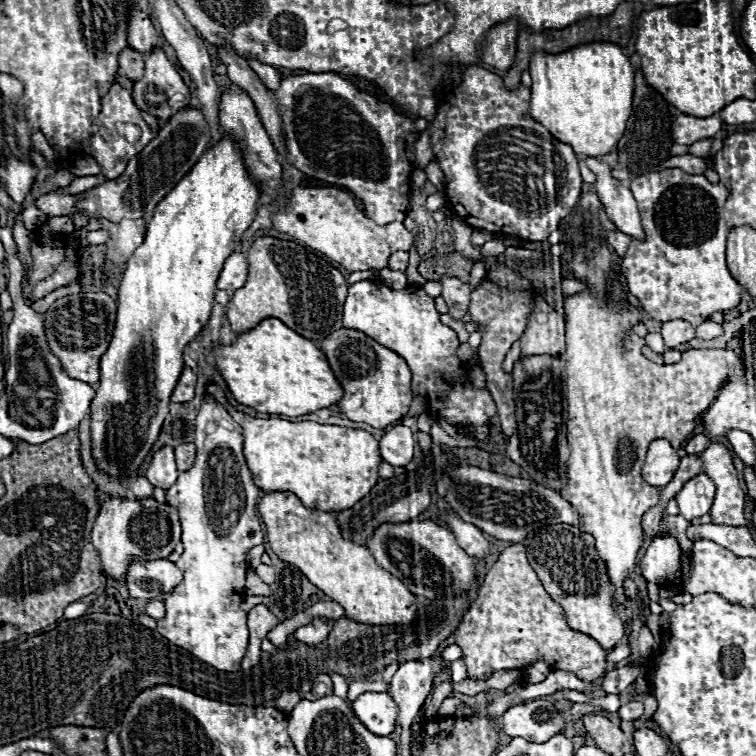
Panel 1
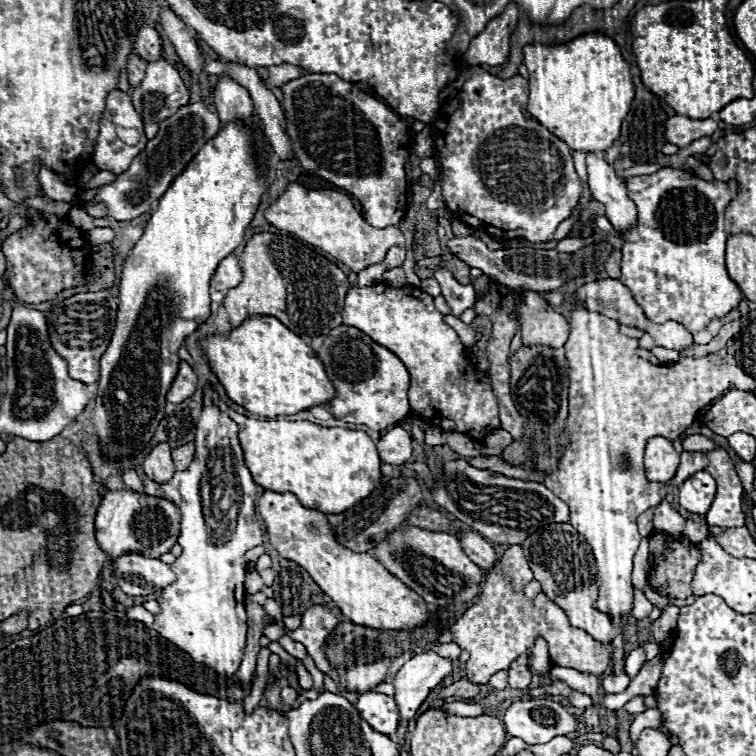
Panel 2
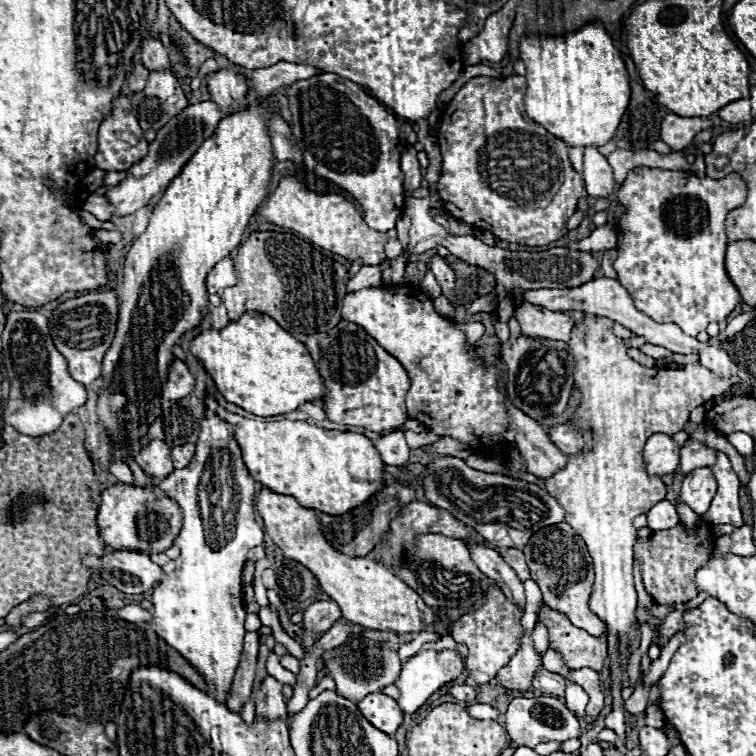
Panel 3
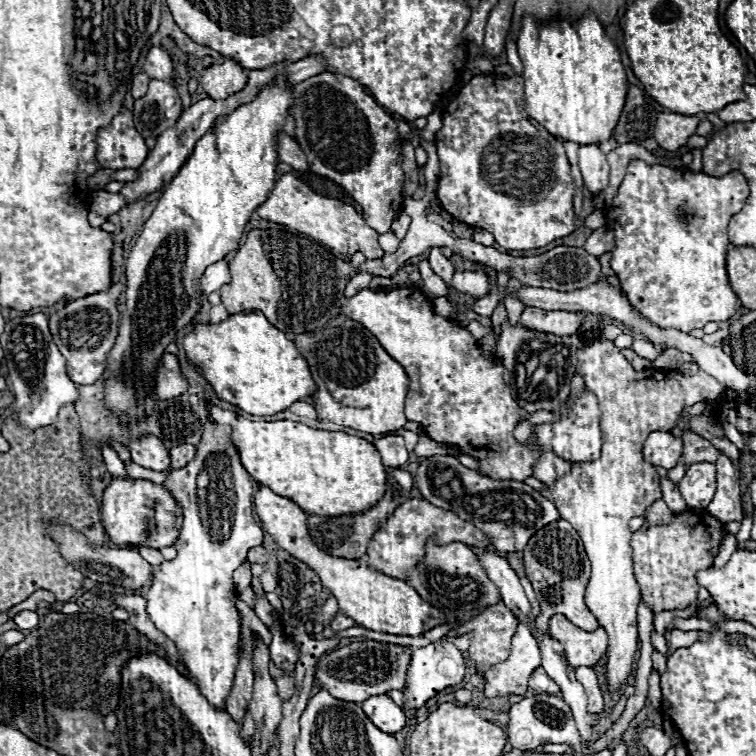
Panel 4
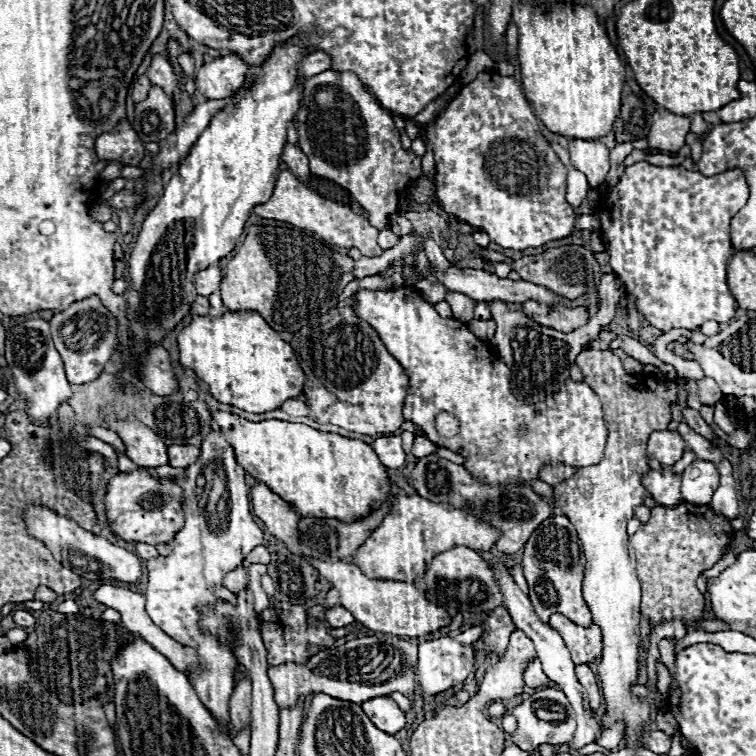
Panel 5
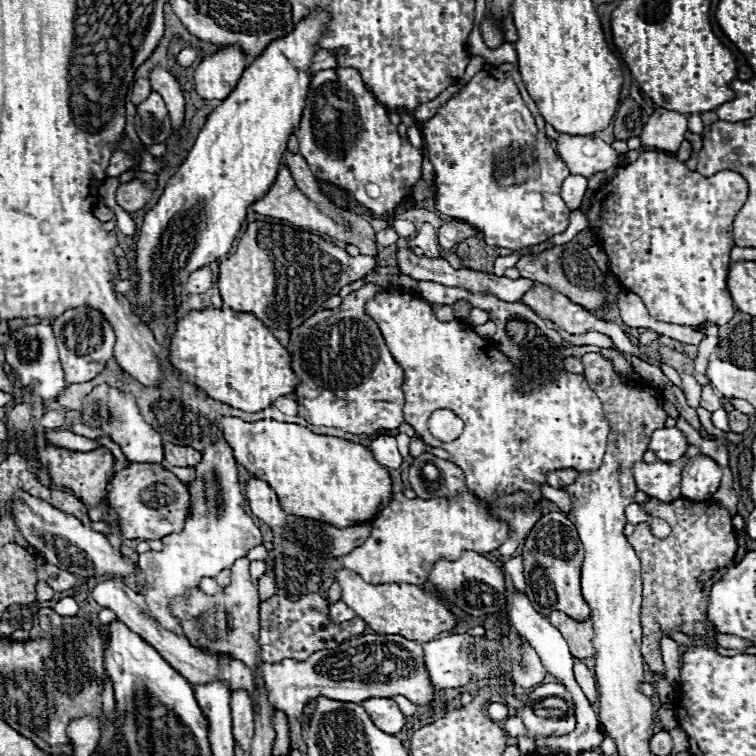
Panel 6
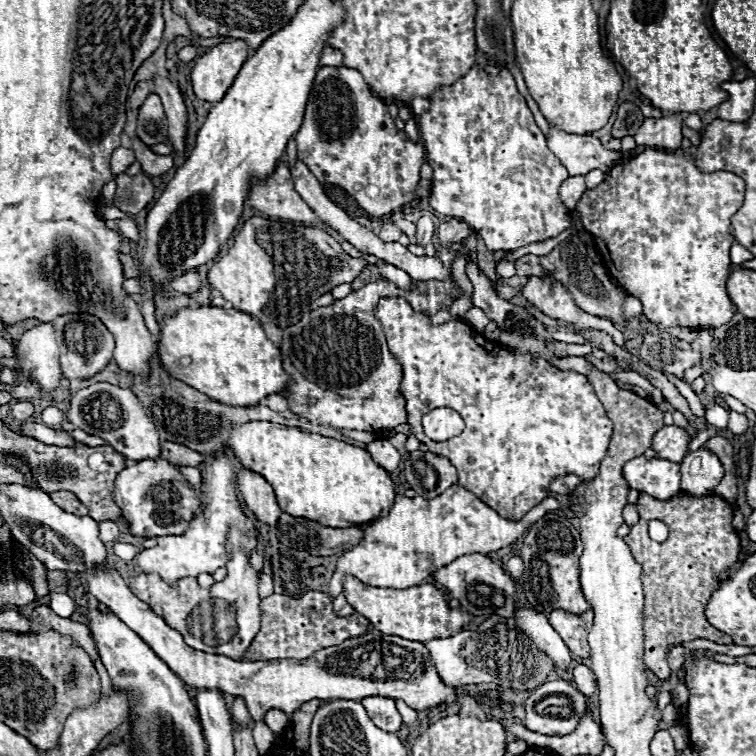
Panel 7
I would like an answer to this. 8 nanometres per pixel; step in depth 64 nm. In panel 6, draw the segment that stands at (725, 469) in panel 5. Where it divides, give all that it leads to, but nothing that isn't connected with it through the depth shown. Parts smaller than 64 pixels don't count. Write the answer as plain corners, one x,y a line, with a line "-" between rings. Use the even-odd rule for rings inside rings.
728,466
722,468
722,484
720,484
718,492
712,494
712,500
716,504
724,506
732,516
736,514
736,502
738,502
738,498
736,498
736,492
732,488
732,472
730,472

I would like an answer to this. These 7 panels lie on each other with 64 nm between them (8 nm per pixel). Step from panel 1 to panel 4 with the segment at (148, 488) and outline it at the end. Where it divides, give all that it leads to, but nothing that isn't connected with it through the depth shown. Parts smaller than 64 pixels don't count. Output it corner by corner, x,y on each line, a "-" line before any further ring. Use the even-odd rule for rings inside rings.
104,446
104,448
102,448
102,456
104,456
104,462
106,462
108,472
110,472
114,478
128,478
128,472
126,472
126,468
124,468
124,462
118,458
118,454
116,454
112,448

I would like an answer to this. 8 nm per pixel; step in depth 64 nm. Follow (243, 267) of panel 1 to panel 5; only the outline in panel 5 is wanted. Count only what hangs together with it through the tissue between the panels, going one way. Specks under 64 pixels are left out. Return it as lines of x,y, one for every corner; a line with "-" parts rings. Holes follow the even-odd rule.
212,264
212,266
208,266
206,270
200,270
200,272
194,276
194,286
196,286
198,294
210,296
214,290
220,288
222,278
224,278
222,266
220,266
220,264

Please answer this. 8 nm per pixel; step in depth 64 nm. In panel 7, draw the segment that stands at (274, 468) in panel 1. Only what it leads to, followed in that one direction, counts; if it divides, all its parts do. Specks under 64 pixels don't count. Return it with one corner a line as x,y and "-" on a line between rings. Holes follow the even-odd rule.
246,422
232,426
228,442
244,468
264,476
272,484
280,508
290,516
316,520
330,528
350,528
368,524
380,512
388,512
392,496
396,496
390,474
364,448
342,440
312,434
296,426

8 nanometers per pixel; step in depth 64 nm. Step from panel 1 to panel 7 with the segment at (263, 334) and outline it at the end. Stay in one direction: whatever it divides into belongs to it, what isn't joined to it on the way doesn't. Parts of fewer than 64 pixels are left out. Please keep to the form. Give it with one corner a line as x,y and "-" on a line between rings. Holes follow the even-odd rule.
200,306
200,308
184,308
172,318
160,318
160,342
158,354
164,368
172,374
172,378
182,380
184,384
196,388
210,398
228,404
228,406
258,406
270,394
280,394
288,388
290,376
282,366
282,352
280,348
266,336
260,322
256,322
250,314
214,306

